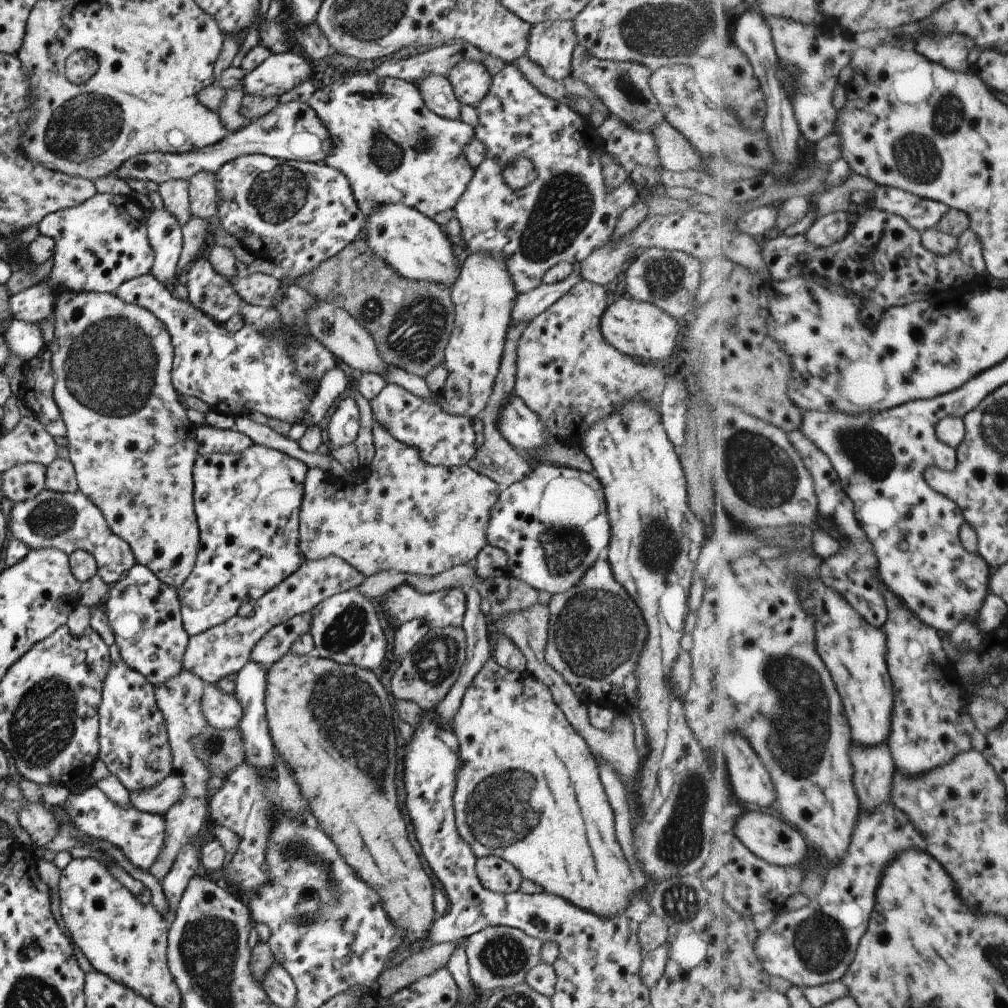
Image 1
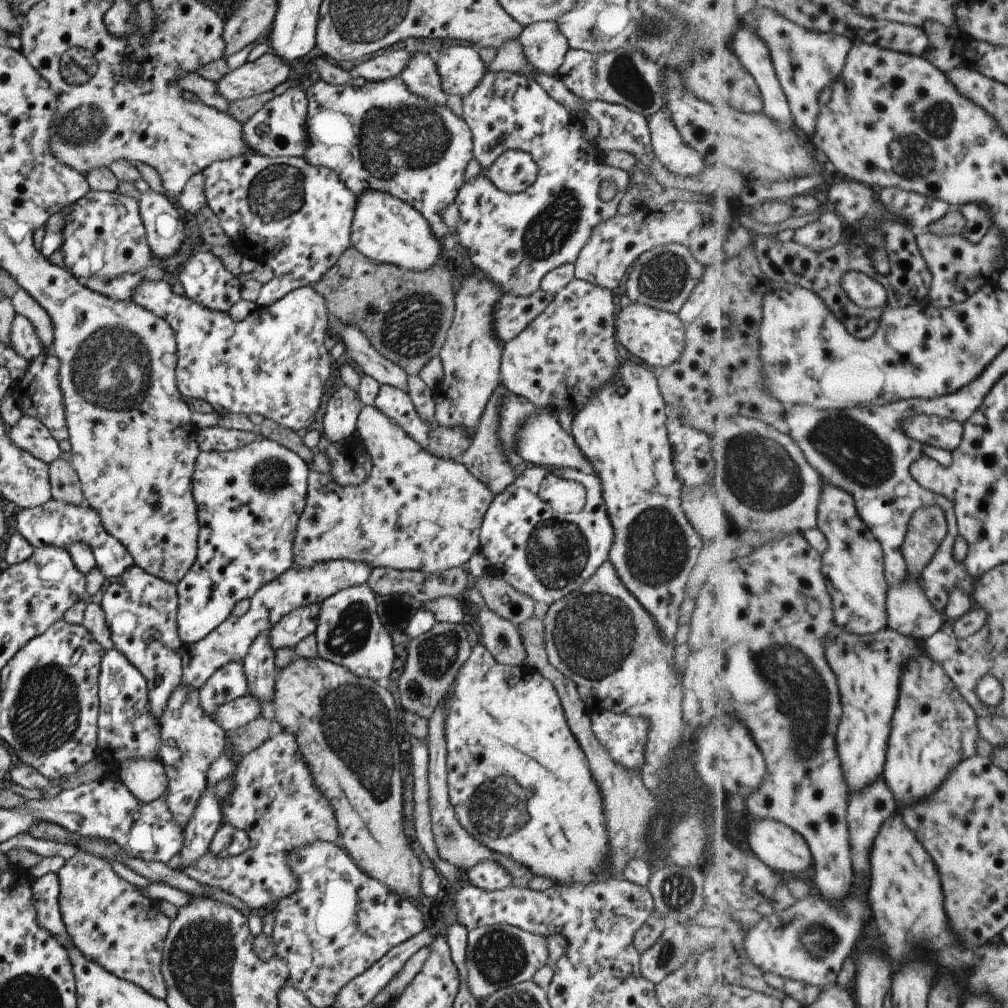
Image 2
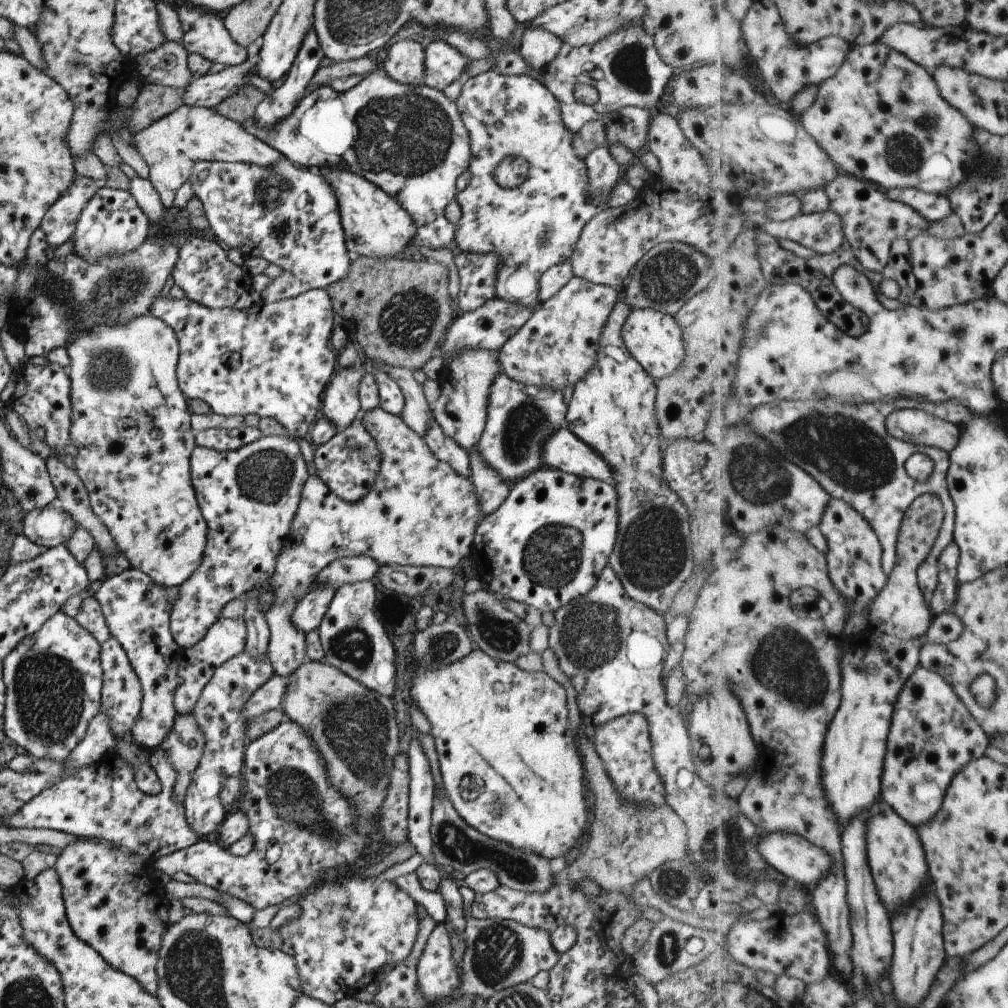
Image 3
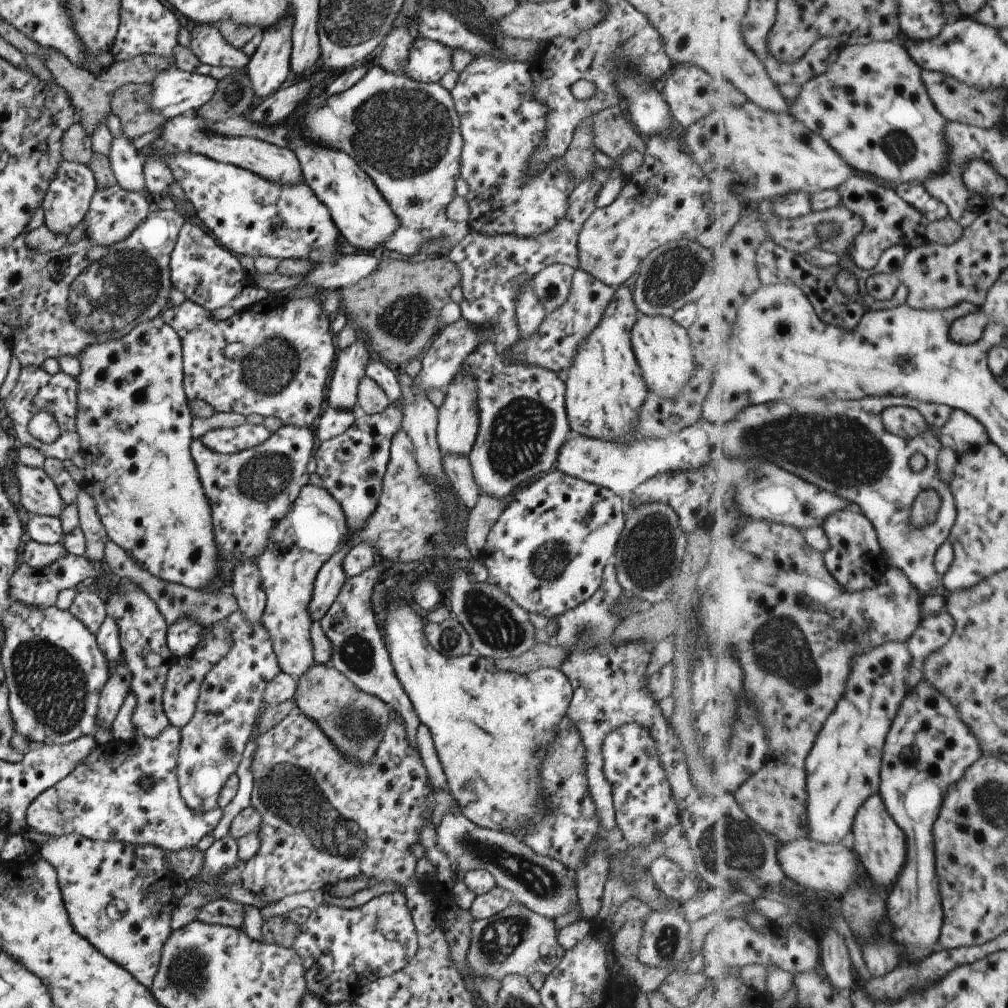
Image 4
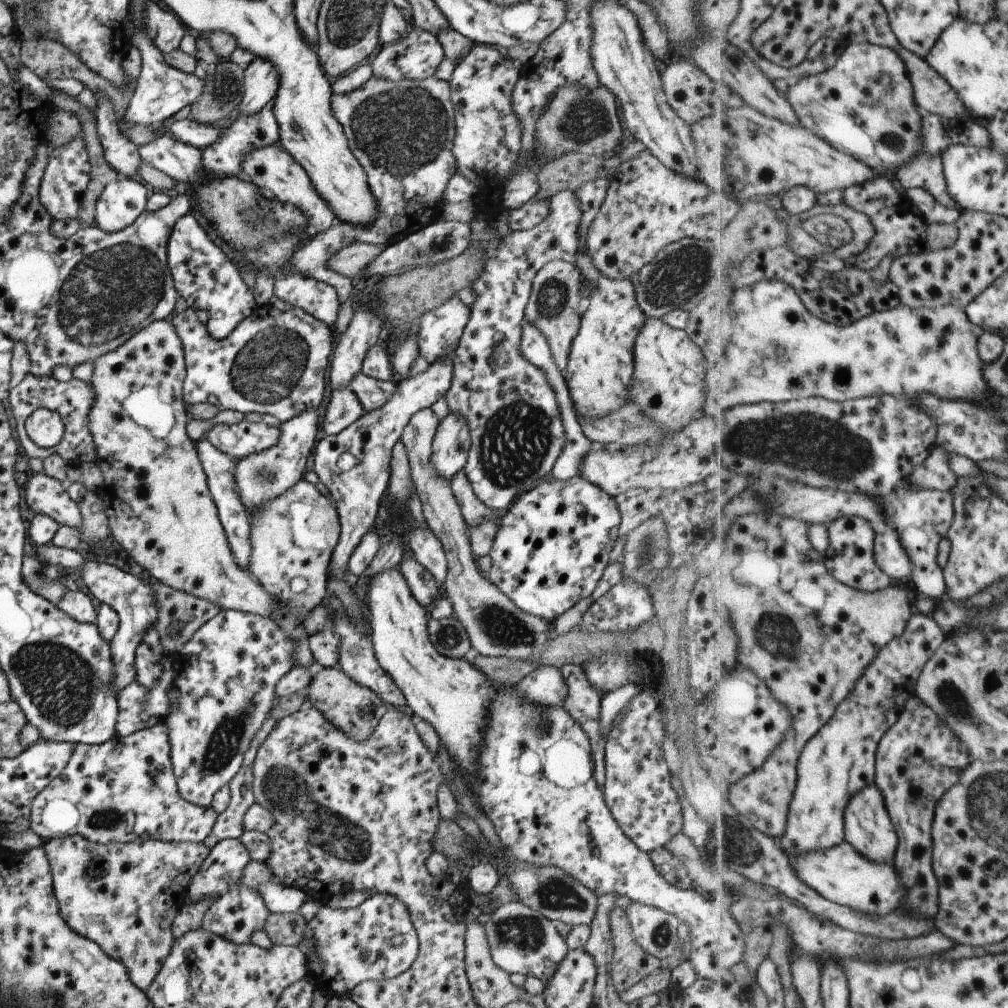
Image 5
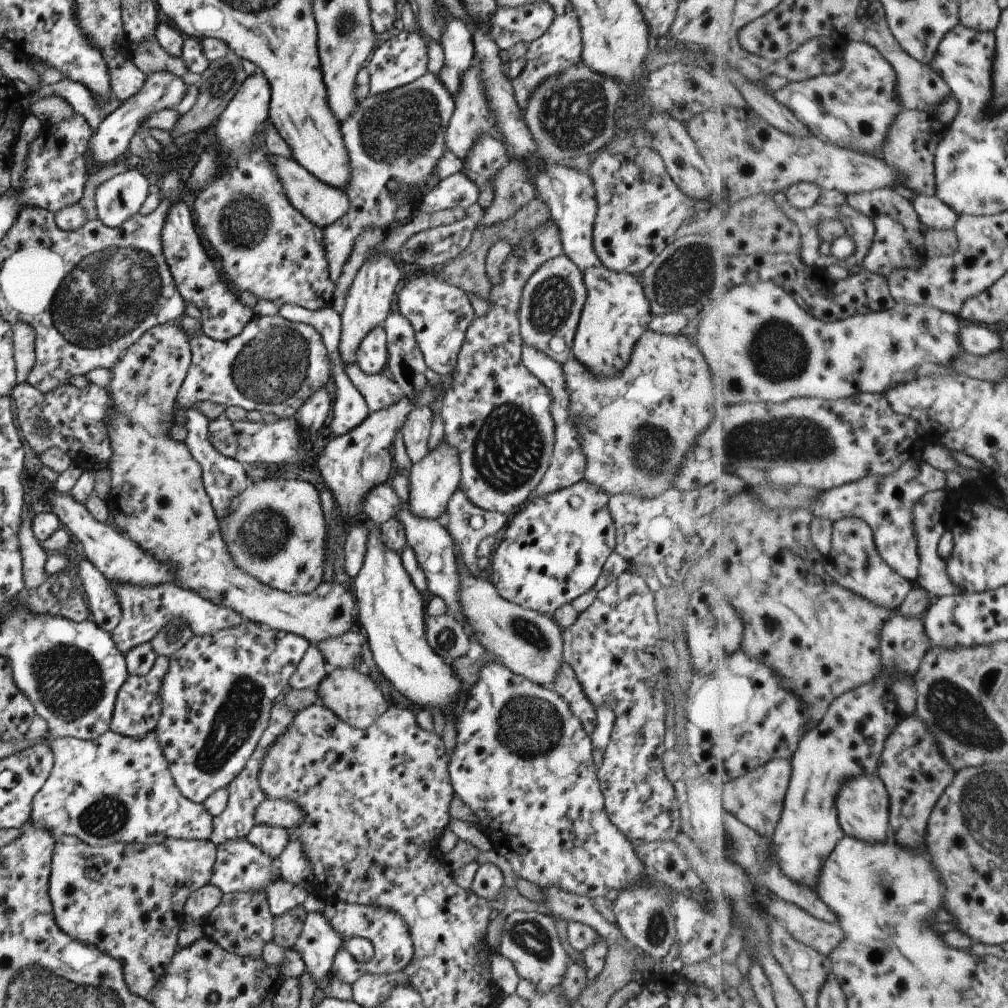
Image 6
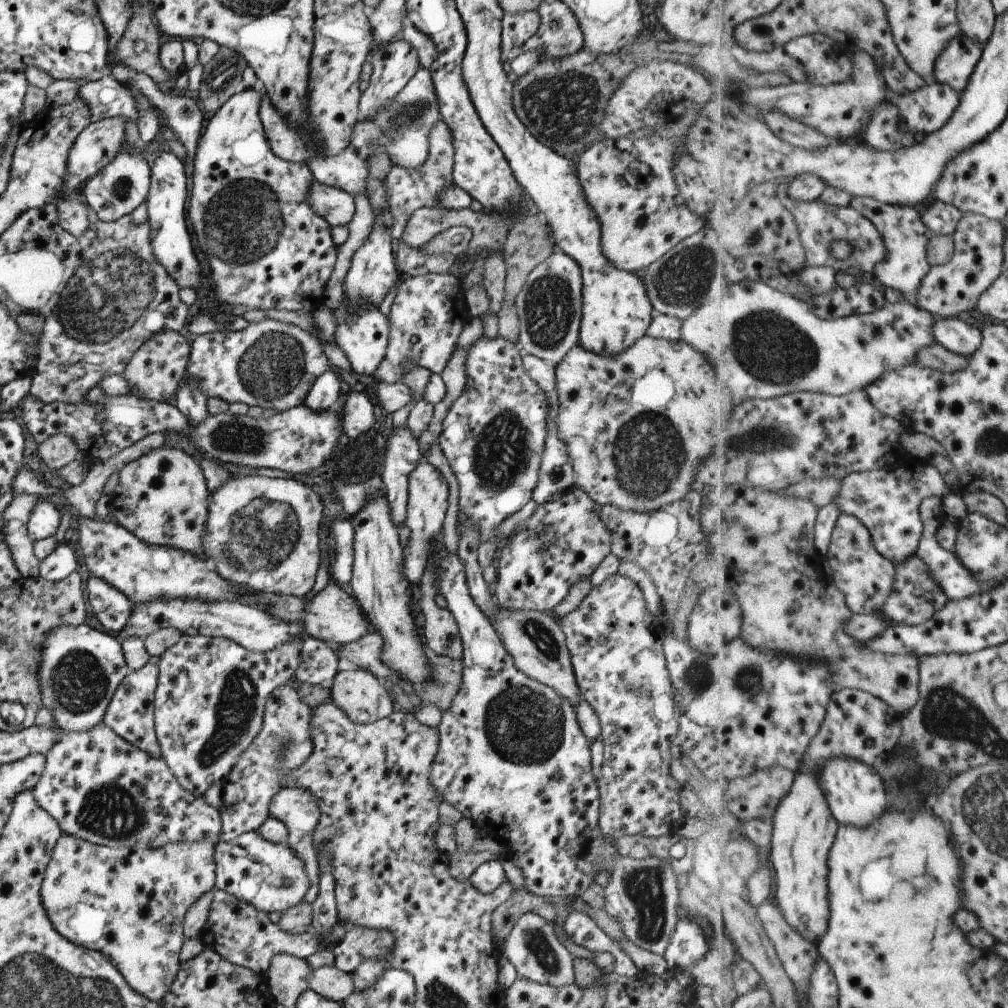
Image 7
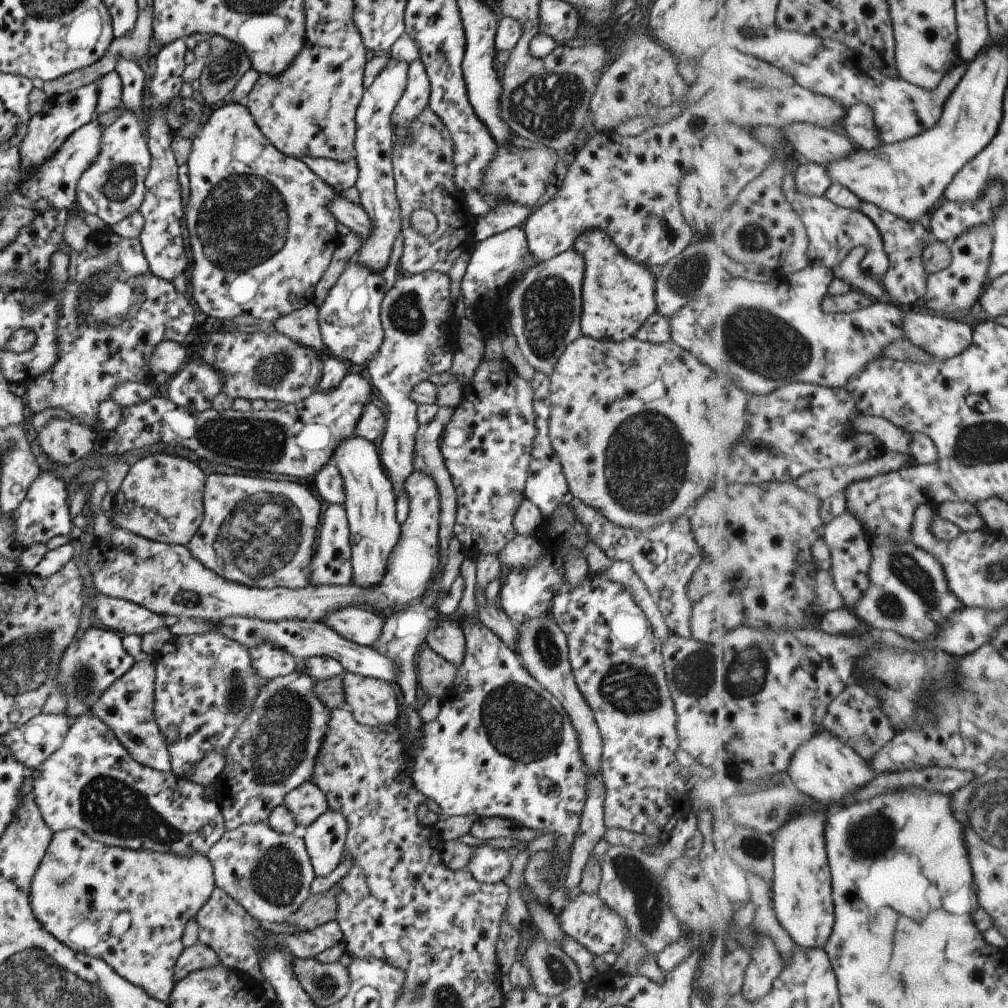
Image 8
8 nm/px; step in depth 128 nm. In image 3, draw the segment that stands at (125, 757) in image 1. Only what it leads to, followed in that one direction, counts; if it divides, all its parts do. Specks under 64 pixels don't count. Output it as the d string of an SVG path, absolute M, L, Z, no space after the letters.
M110 636L100 644L99 658L102 670L102 685L98 712L103 713L108 718L108 727L115 740L131 741L129 732L140 713L142 690L139 679L133 672L125 651L113 637Z

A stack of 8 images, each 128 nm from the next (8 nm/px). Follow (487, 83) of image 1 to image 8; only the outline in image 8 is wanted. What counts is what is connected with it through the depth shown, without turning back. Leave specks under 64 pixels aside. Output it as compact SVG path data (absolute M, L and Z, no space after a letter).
M389 57L371 85L362 92L362 97L354 114L356 124L354 159L357 167L357 178L354 187L360 196L359 204L363 207L370 222L369 234L356 250L354 260L378 275L384 269L384 266L387 266L393 241L400 231L400 212L394 191L392 162L390 159L393 136L390 116L397 101L403 94L407 69L408 64L406 62Z

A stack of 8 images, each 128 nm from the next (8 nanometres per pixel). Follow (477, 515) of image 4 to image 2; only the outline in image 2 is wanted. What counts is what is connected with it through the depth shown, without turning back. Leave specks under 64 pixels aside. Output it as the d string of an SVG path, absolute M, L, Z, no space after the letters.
M501 382L494 388L477 421L470 445L458 458L458 461L462 463L475 478L478 478L487 486L492 492L491 496L495 496L515 480L513 468L511 468L506 456L502 453L502 444L498 435L499 411L507 392L509 392L508 388Z

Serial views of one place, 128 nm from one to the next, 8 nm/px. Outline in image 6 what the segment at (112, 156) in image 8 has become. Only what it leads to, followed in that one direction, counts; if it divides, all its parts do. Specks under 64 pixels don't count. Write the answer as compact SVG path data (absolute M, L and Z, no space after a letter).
M127 170L97 186L93 200L103 226L115 228L138 212L151 183L142 170Z

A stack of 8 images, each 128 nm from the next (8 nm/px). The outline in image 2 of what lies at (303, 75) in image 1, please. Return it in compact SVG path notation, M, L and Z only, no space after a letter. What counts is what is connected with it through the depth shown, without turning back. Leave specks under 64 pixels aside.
M270 50L253 62L247 61L223 75L215 84L218 93L231 102L272 91L275 86L290 78L292 73L293 69Z

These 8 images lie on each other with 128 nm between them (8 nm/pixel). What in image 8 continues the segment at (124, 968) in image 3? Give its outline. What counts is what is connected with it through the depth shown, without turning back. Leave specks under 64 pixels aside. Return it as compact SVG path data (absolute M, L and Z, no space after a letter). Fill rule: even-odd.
M63 829L54 832L51 837L51 842L47 845L46 853L43 855L39 866L36 868L35 874L30 882L30 905L33 914L39 921L39 924L55 937L59 942L62 942L67 948L72 951L79 951L91 957L99 957L103 959L121 978L130 982L133 986L139 987L147 996L159 1002L167 1004L168 996L174 985L174 966L179 954L181 954L184 946L181 942L182 932L186 922L193 917L199 910L200 906L209 898L214 887L214 878L212 875L212 866L206 855L201 853L189 853L188 855L178 855L169 852L153 852L143 849L122 849L121 847L108 847L100 842L91 840L86 834L83 834L77 829ZM122 910L130 914L130 926L123 934L118 937L109 934L110 922Z

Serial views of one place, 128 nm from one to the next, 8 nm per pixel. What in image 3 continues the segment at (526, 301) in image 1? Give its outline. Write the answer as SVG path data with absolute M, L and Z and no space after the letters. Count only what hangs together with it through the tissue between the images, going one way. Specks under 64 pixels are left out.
M495 296L486 300L475 310L461 314L456 313L455 319L446 328L444 340L440 346L444 364L456 350L482 348L497 352L507 342L507 339L515 334L516 330L519 330L519 327L530 317L533 311L529 307L510 303Z

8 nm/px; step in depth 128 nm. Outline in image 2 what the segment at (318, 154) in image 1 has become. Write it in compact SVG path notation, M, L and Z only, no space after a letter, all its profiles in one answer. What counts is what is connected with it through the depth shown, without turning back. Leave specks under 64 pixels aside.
M290 87L283 94L265 103L246 123L242 124L243 144L264 156L301 157L308 147L306 114L308 102L300 87Z

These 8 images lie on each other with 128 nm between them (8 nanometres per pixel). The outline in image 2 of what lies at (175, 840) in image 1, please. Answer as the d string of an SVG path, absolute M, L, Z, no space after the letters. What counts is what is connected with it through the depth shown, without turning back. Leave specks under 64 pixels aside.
M181 682L169 694L158 723L161 737L158 758L168 780L168 793L164 799L172 819L184 829L199 797L206 791L209 765L224 751L226 732L204 714L198 701L198 689L190 689Z

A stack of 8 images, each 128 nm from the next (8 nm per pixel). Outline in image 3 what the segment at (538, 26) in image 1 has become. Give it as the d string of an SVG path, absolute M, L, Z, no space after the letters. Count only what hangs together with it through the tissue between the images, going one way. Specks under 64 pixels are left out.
M525 25L517 53L531 68L542 70L557 56L561 45L562 42L548 30Z

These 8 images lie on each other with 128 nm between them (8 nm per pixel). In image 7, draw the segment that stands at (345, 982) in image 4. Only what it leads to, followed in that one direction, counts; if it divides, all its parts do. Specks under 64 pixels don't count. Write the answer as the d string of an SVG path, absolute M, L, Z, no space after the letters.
M343 921L341 926L344 937L331 950L334 956L333 966L341 972L353 974L365 958L387 962L394 948L391 931L360 927L347 921Z

